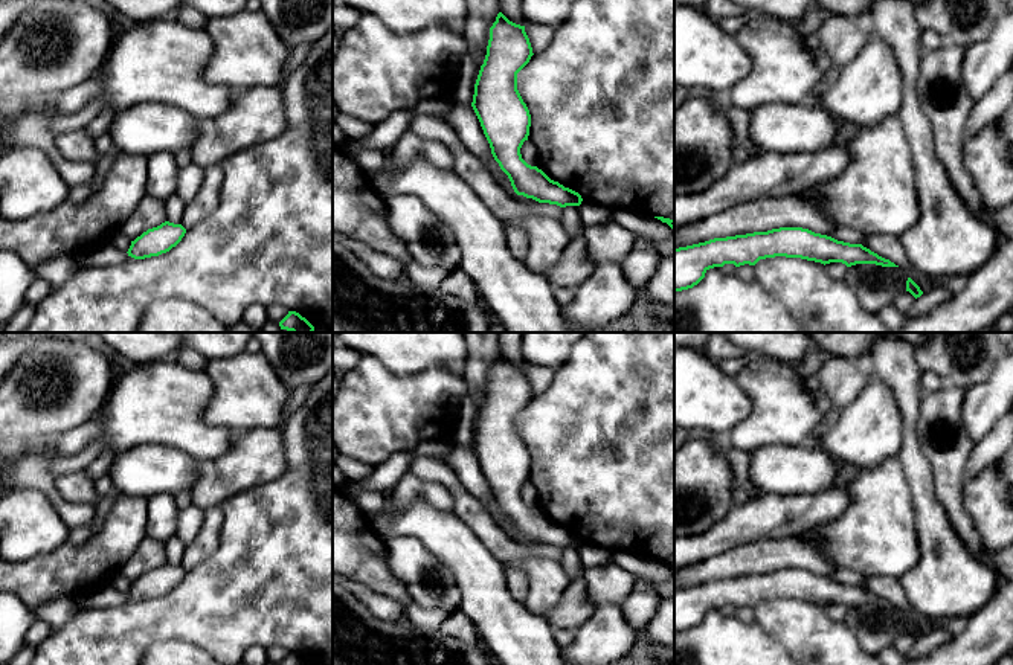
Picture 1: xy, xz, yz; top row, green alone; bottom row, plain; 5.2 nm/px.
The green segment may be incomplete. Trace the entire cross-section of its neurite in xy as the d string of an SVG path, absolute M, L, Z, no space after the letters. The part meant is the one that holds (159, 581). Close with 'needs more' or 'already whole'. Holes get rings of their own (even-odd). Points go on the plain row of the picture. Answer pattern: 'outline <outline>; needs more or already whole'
outline M165 563L157 569L148 570L131 583L127 595L134 601L159 598L175 589L185 575L186 570L182 566Z; already whole

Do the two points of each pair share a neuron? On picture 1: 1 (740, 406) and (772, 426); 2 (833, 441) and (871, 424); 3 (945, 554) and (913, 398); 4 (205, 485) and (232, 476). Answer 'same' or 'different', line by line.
1: different
2: same
3: same
4: same

